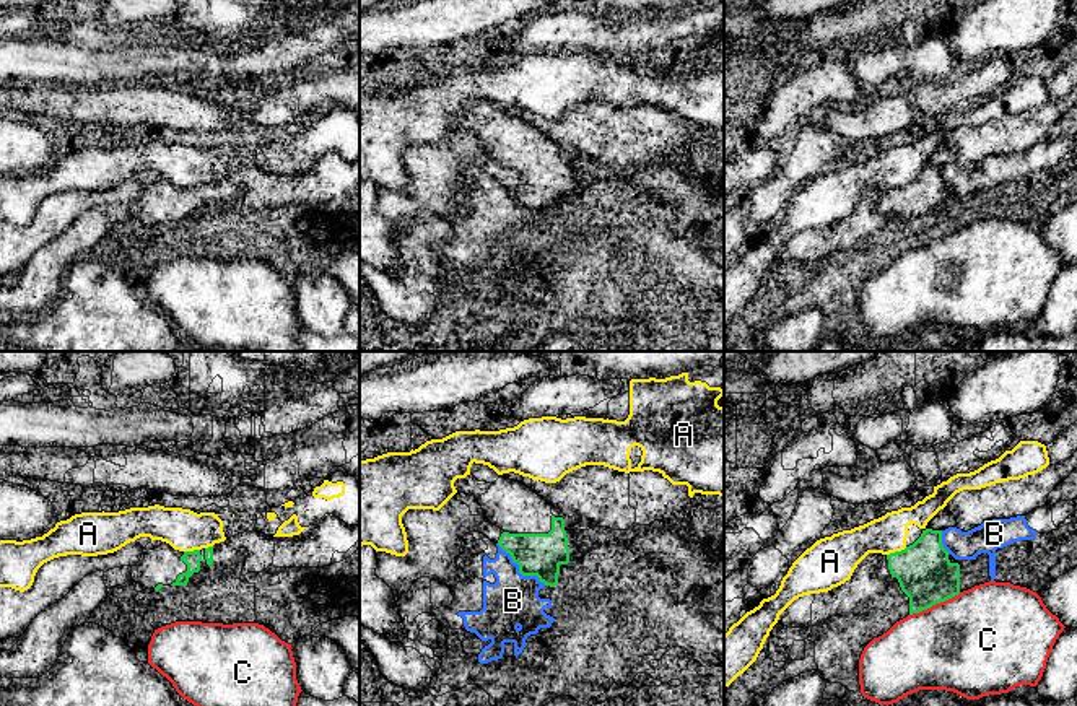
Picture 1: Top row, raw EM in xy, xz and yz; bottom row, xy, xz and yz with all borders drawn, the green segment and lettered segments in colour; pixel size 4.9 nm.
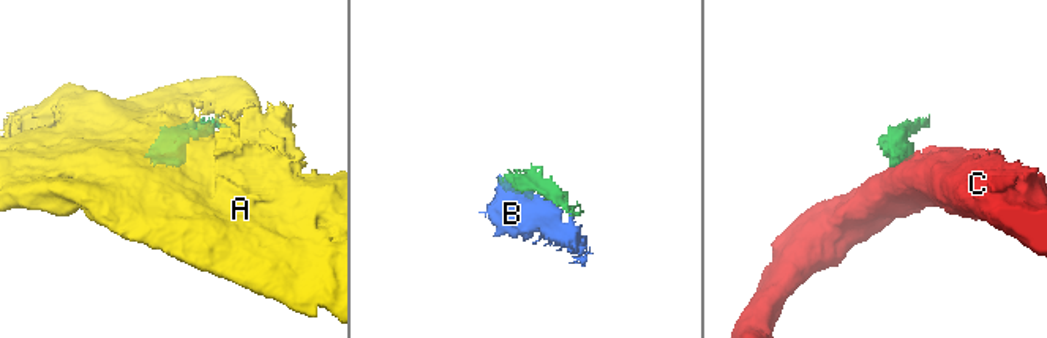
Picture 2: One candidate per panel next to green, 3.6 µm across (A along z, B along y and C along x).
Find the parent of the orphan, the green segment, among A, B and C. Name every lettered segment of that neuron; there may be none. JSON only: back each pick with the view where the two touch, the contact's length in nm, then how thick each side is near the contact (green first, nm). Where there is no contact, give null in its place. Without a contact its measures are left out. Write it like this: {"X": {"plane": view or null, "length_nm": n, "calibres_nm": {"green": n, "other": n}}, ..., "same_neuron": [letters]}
{"same_neuron": []}

